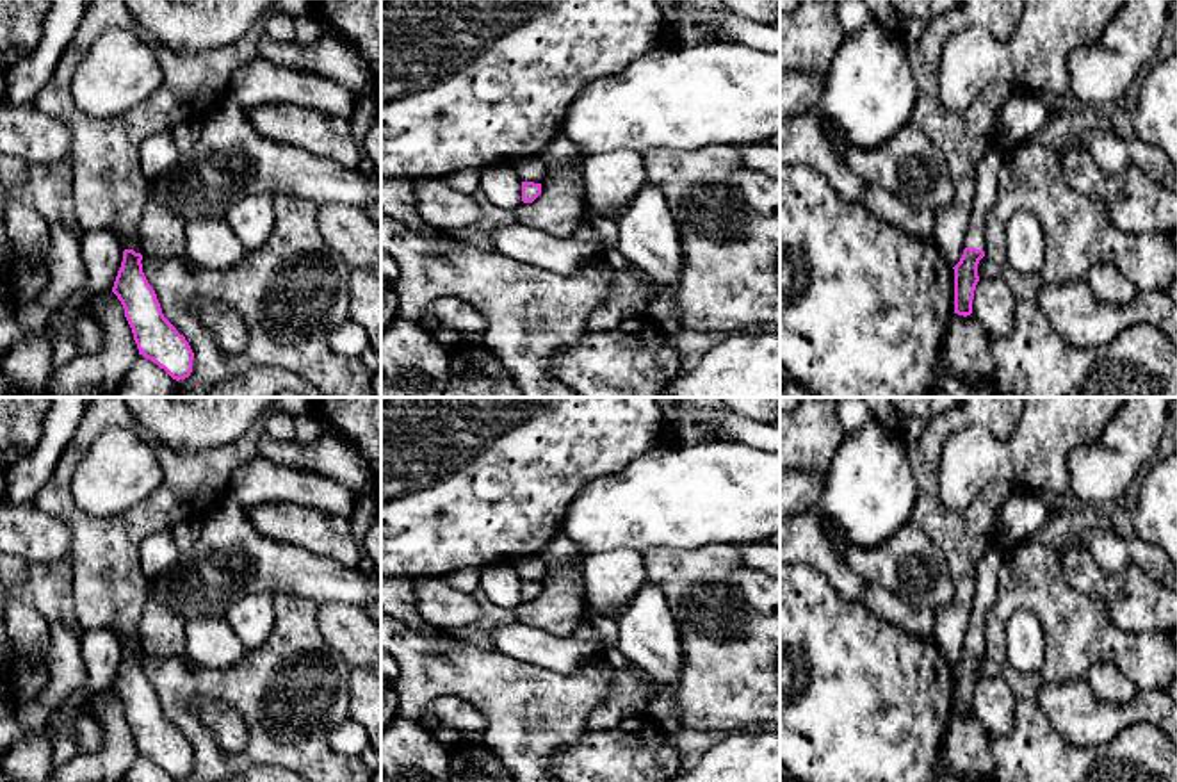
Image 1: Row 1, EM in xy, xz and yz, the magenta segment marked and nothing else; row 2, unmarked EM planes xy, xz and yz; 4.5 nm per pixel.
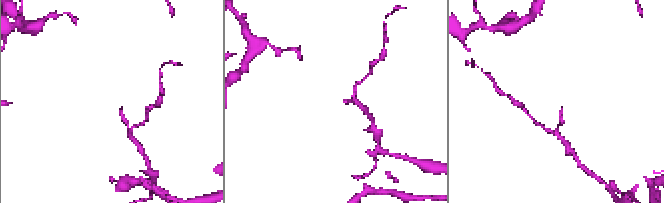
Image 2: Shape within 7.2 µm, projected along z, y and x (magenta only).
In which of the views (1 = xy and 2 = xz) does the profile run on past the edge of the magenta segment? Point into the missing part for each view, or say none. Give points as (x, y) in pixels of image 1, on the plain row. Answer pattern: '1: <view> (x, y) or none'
1: none
2: none

